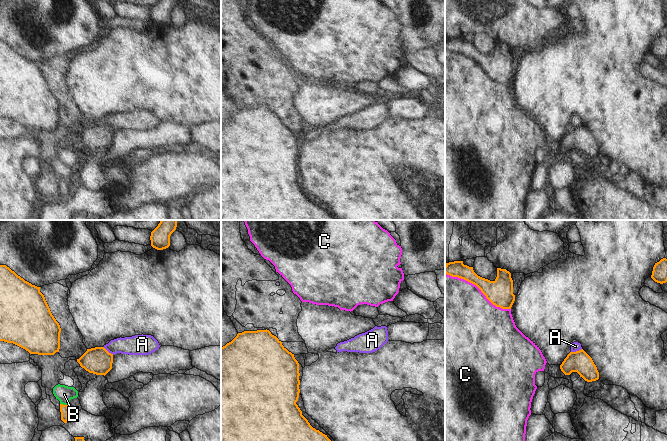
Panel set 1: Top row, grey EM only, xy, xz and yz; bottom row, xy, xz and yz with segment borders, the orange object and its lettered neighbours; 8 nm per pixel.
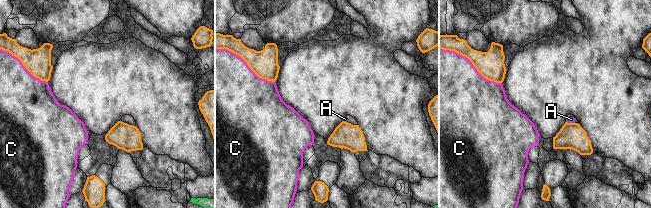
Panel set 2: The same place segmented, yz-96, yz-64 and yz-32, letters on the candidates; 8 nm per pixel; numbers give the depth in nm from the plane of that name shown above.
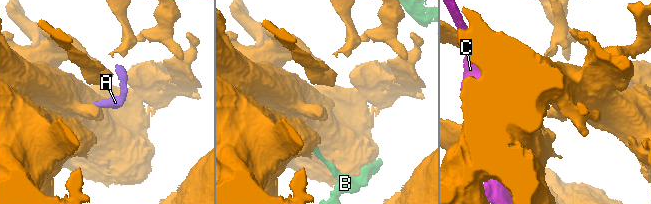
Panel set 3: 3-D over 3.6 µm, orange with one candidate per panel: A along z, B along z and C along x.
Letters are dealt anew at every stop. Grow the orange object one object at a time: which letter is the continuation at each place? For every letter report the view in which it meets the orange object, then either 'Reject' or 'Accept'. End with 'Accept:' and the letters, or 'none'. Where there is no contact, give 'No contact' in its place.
A: Touches orange in yz. Reject
B: Touches orange in xy. Reject
C: Touches orange in yz. Reject
Accept: none

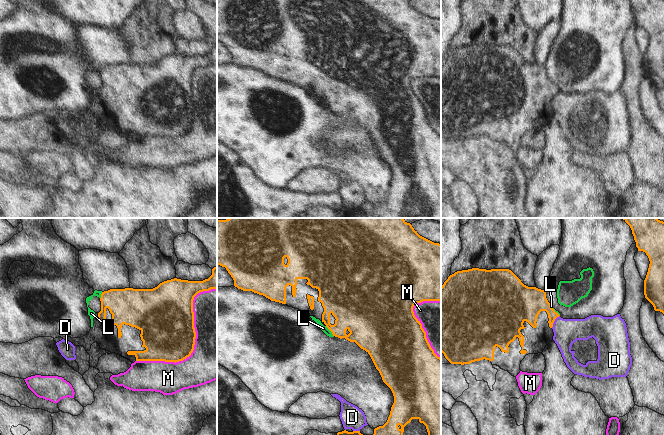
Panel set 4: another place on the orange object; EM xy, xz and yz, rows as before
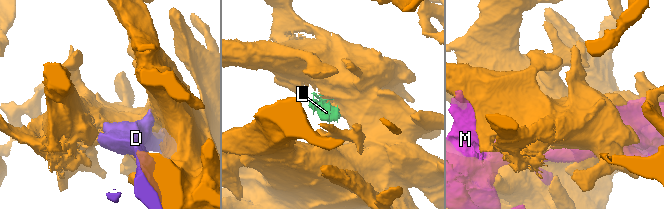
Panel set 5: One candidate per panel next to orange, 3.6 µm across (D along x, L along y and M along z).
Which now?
D: Touches orange in yz. Reject
L: Touches orange in xz. Reject
M: Touches orange in xy. Reject
Accept: none

